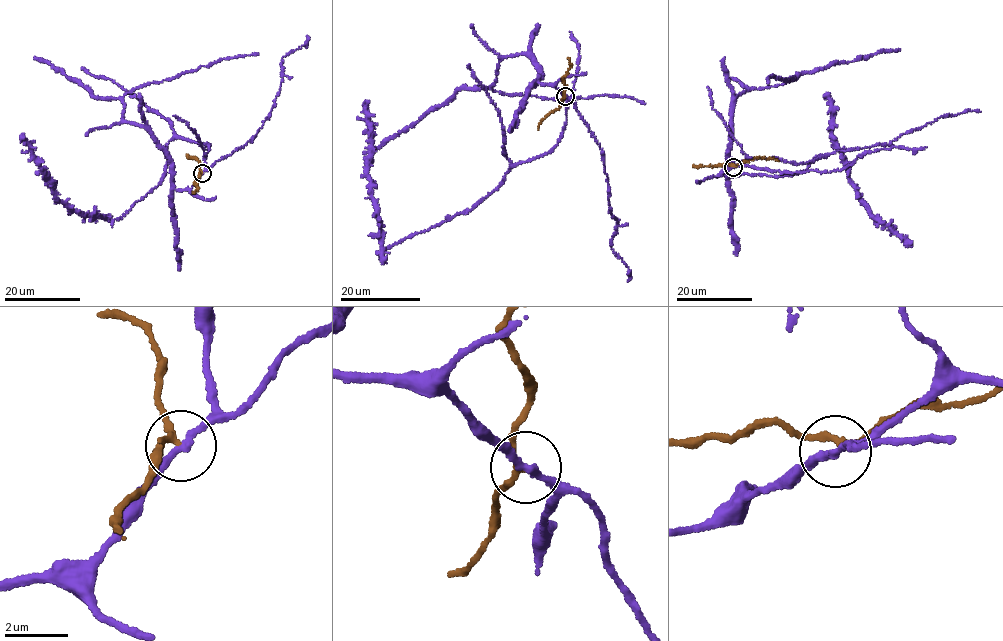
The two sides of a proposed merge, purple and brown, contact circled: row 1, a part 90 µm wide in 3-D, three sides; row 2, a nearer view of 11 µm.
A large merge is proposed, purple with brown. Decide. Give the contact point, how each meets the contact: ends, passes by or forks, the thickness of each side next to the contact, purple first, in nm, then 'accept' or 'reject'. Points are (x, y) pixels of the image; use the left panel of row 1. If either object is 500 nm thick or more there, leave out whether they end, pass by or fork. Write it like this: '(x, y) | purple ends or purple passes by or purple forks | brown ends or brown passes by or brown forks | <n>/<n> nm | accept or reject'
(202, 173) | purple passes by | brown passes by | 240/170 nm | reject

